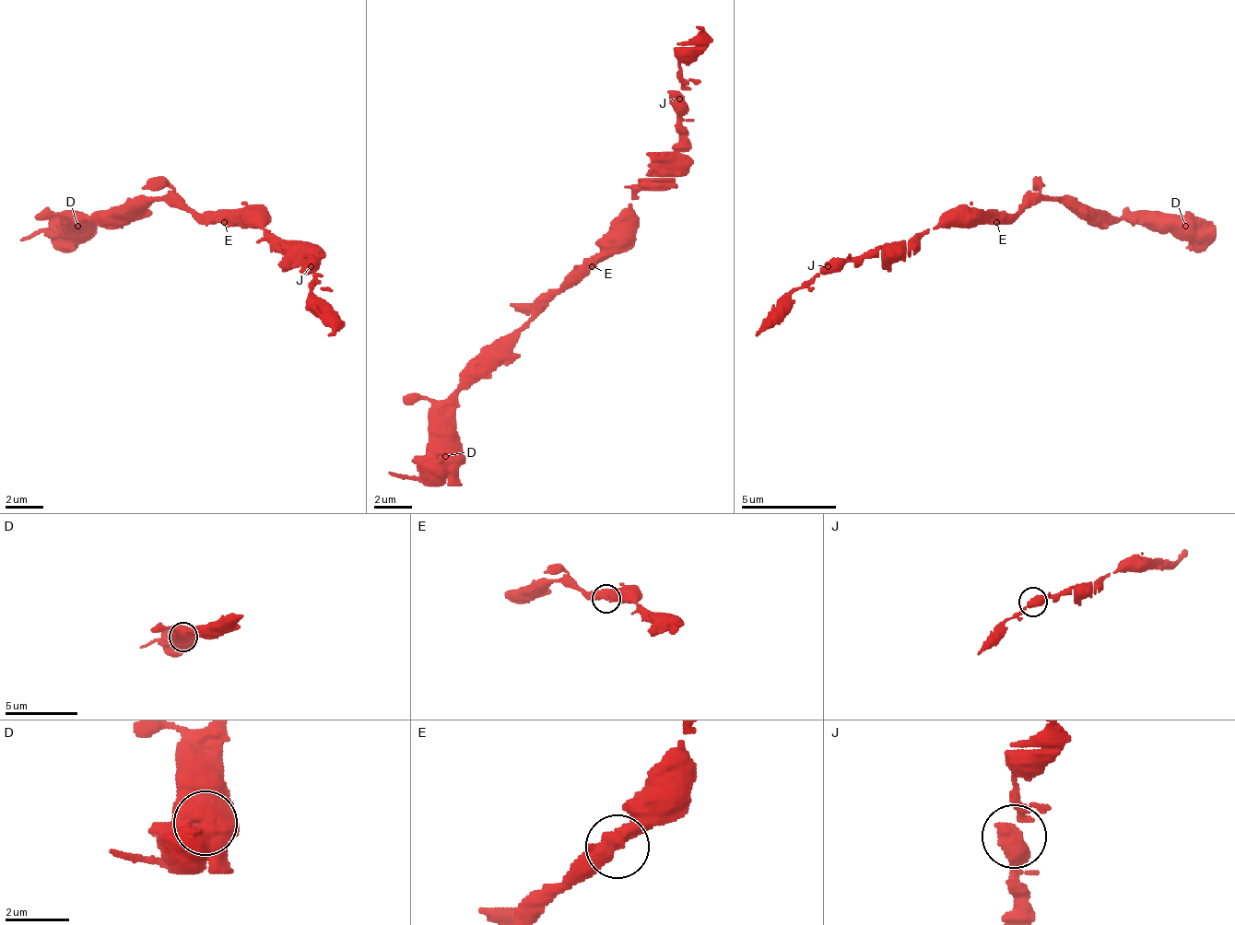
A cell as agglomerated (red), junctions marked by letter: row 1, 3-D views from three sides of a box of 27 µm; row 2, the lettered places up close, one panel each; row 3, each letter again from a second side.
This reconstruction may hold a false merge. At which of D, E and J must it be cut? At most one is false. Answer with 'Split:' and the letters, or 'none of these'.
Split: none of these

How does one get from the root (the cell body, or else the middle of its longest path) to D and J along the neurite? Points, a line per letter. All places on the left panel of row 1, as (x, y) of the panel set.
D: (219, 213), (191, 213), (171, 198), (138, 198), (99, 217), (86, 217), (76, 227)
J: (219, 213), (248, 213), (281, 241), (290, 241), (300, 246), (310, 256), (310, 265)

